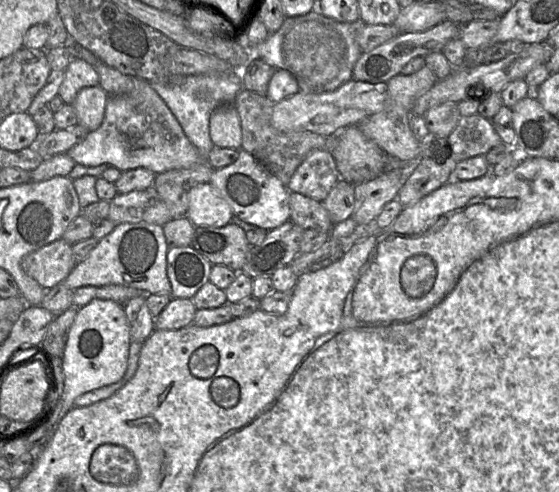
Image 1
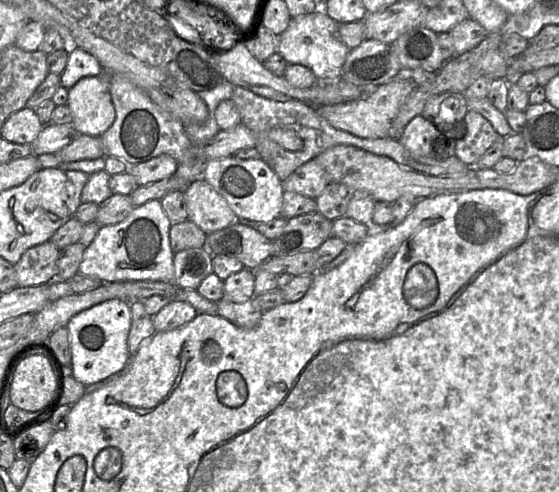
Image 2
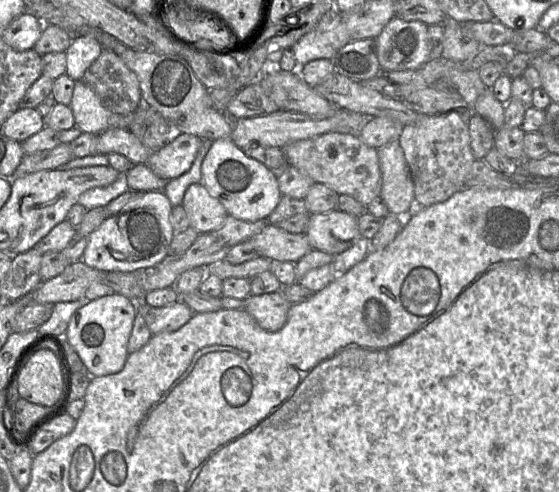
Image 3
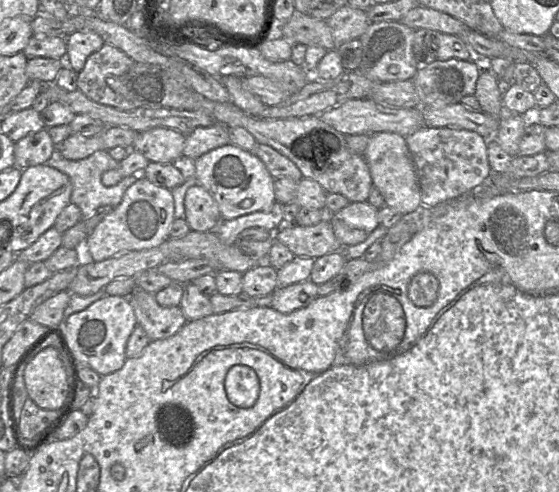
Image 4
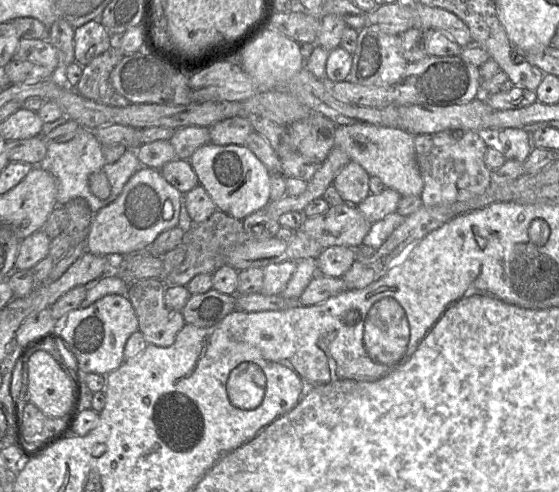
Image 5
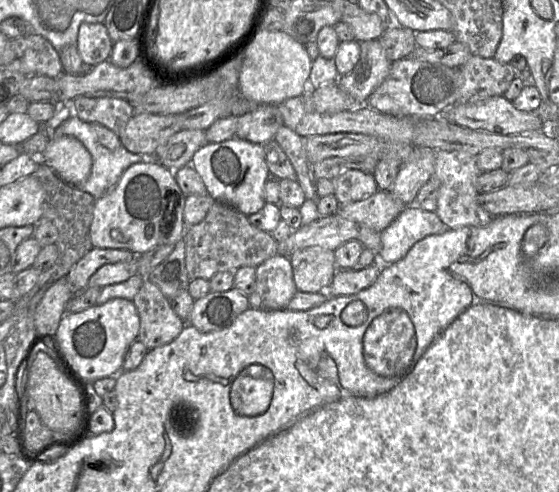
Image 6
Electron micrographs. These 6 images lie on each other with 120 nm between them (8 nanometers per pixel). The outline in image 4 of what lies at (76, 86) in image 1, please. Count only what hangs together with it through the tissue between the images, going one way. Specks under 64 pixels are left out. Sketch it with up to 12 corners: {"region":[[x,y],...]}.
{"region":[[93,31],[67,37],[65,63],[79,73],[105,42]]}

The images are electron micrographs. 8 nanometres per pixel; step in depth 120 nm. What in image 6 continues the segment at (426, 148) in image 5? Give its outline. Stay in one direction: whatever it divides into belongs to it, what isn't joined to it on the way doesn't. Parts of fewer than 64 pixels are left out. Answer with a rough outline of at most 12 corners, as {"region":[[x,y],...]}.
{"region":[[435,150],[436,214],[450,229],[486,226],[477,156]]}

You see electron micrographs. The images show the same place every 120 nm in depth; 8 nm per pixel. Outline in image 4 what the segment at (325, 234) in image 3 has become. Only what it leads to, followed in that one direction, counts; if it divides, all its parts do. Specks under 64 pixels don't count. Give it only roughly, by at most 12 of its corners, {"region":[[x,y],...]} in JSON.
{"region":[[368,201],[328,218],[343,247],[361,243],[379,226]]}

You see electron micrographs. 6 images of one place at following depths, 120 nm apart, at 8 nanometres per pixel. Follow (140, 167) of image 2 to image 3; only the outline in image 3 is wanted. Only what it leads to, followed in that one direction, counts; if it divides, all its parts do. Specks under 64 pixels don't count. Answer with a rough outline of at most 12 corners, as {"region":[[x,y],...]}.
{"region":[[176,133],[146,164],[171,180],[190,169],[202,142]]}

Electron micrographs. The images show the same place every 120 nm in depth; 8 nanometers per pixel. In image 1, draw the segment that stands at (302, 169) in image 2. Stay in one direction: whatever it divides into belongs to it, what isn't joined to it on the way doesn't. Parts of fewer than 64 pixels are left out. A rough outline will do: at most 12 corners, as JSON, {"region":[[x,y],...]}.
{"region":[[312,151],[286,188],[323,202],[340,179],[332,154]]}

